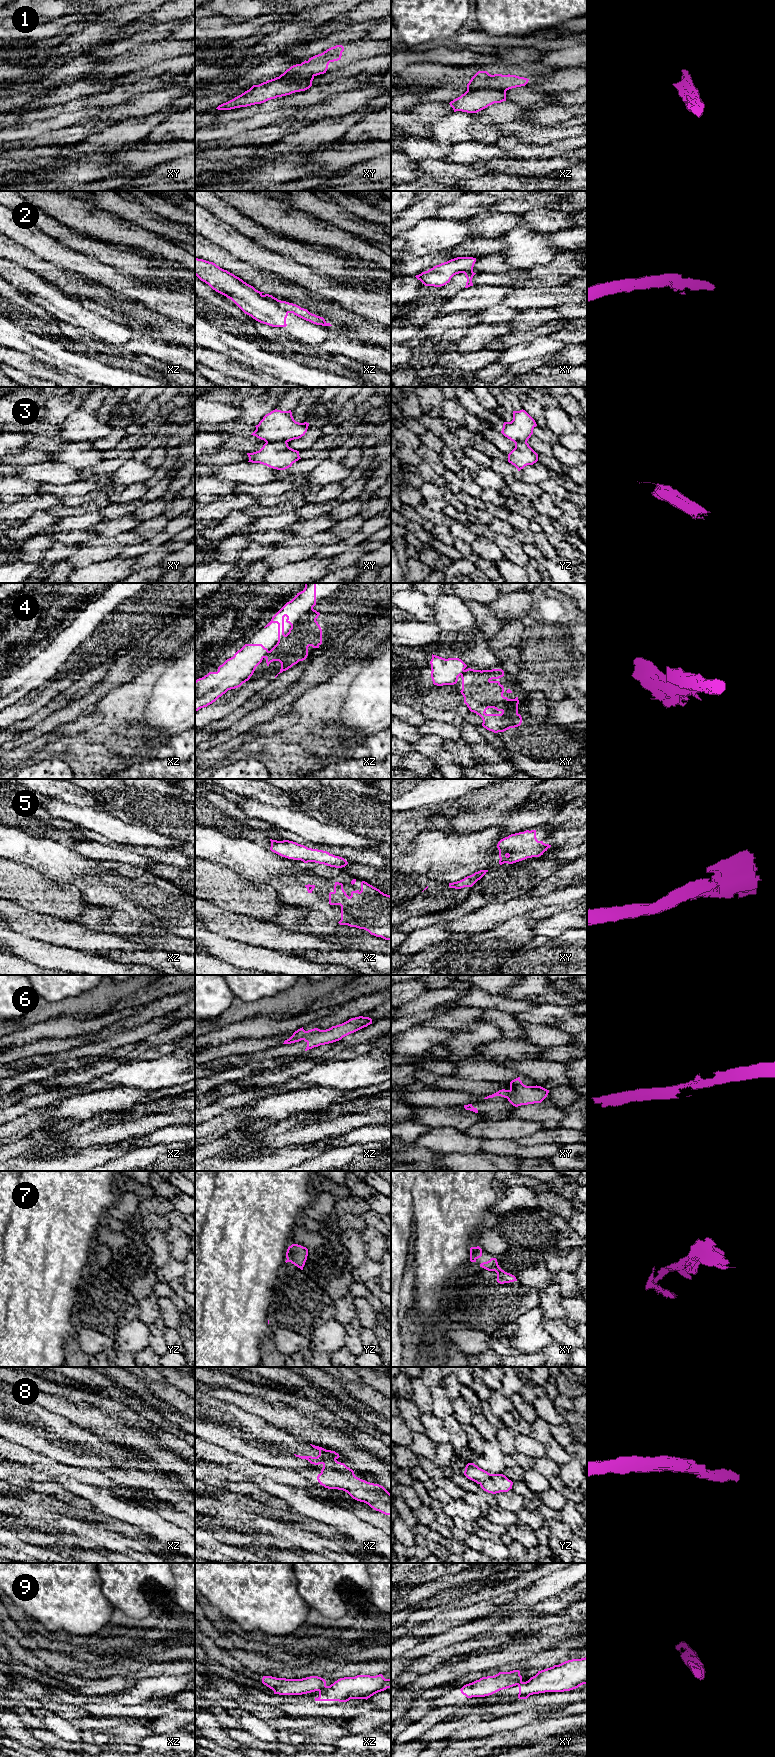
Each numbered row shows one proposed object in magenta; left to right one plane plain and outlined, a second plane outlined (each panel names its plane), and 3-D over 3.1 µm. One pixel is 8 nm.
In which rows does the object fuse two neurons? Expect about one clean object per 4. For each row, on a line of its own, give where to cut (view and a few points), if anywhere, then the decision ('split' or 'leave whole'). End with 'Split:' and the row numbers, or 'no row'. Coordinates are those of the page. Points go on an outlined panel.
1: cut in xz along (505, 90), (475, 89), (467, 91); split
2: cut in xz along (277, 300), (280, 307), (288, 312); split
3: cut in xy along (266, 441), (286, 442); split
4: cut in xz along (268, 651), (264, 657); split
5: cut in xy along (502, 852), (504, 857), (500, 864); split
6: cut in xz along (320, 1030), (309, 1034), (303, 1039); split
7: no cut; leave whole
8: cut in yz along (491, 1474), (480, 1484); split
9: cut in xz along (326, 1686), (318, 1690); split
Split: 1, 2, 3, 4, 5, 6, 8, 9

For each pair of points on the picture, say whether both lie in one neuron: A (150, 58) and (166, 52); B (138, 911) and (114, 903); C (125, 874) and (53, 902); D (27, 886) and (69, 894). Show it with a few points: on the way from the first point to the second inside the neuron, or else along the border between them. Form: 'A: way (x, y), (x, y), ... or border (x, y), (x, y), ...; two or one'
A: way (154, 54), (162, 52); one
B: way (132, 905), (130, 903), (120, 903); one
C: border (58, 882), (71, 883), (82, 893); two
D: way (37, 893), (59, 894); one

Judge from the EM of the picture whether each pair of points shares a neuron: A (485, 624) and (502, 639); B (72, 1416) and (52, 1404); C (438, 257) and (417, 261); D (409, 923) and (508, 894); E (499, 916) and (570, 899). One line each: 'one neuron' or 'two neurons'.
A: two neurons
B: one neuron
C: one neuron
D: one neuron
E: one neuron

